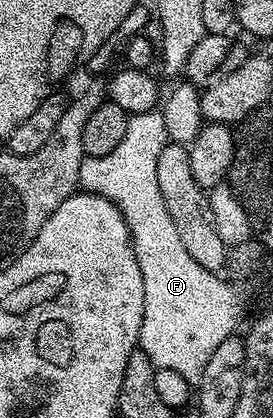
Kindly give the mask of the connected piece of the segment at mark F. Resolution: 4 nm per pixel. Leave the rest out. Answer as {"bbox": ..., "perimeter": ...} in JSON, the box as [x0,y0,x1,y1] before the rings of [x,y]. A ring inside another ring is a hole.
{"bbox":[79,113,244,386],"perimeter":[[[153,113],[138,114],[128,117],[126,138],[118,142],[115,150],[101,156],[85,156],[80,167],[79,187],[95,196],[104,196],[119,206],[124,213],[124,221],[132,235],[134,254],[138,258],[138,266],[142,270],[142,286],[146,290],[146,306],[142,318],[140,343],[138,345],[150,358],[156,369],[175,370],[195,386],[202,378],[202,370],[206,370],[206,362],[214,355],[214,350],[221,342],[226,342],[236,331],[240,319],[244,316],[244,304],[240,296],[221,277],[210,270],[202,270],[194,258],[190,258],[186,246],[182,246],[182,238],[178,238],[178,229],[170,218],[170,210],[166,210],[166,202],[162,202],[162,190],[158,190],[158,154],[159,143],[152,141]]]}

